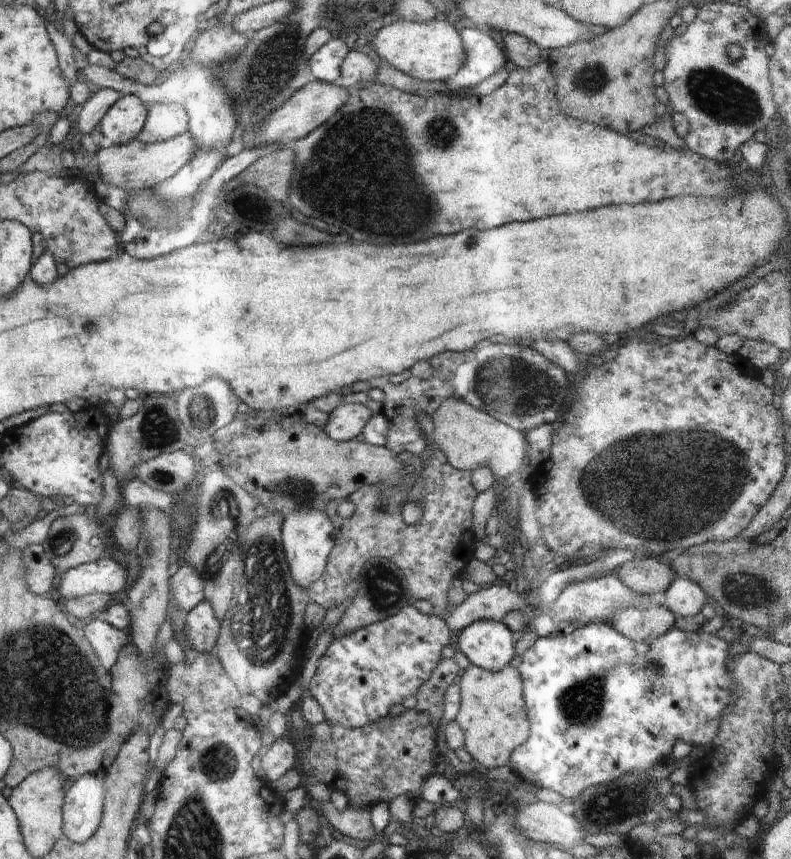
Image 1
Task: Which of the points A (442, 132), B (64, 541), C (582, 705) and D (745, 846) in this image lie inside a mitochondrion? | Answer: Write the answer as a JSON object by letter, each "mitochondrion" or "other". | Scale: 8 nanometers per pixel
{"A":"mitochondrion","B":"mitochondrion","C":"mitochondrion","D":"other"}

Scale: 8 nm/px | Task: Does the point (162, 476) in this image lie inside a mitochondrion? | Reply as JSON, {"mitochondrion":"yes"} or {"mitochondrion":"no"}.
{"mitochondrion":"yes"}

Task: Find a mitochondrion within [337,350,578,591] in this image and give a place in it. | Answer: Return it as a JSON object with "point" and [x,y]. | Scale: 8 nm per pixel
{"point":[509,384]}

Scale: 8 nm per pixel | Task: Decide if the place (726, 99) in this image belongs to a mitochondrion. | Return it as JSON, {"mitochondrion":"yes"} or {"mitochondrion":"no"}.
{"mitochondrion":"yes"}

